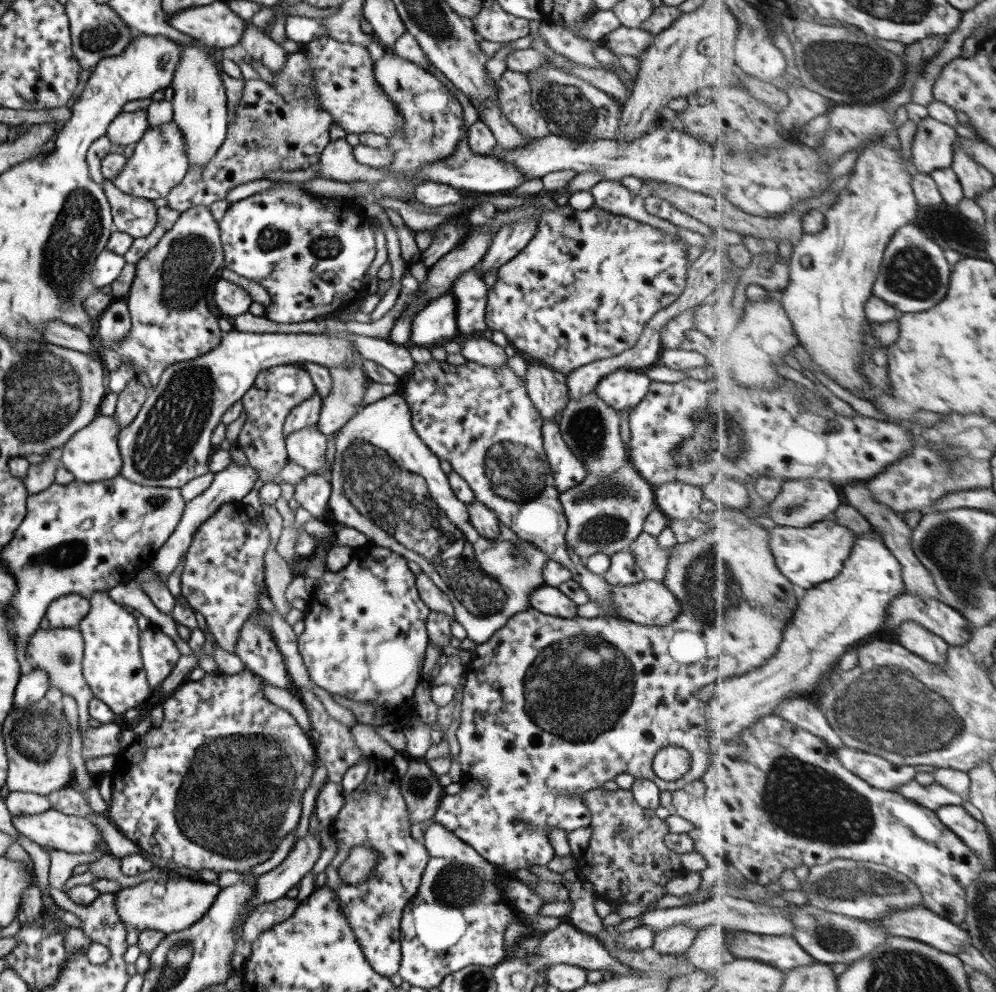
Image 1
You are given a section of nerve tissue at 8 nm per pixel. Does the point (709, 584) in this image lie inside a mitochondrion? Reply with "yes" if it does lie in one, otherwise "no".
yes

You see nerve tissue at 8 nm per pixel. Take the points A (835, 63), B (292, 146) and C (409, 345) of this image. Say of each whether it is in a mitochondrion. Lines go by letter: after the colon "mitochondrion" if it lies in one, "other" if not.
A: mitochondrion
B: other
C: other

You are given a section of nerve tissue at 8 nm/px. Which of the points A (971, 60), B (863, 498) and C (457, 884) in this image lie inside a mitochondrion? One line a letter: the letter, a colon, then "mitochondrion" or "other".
A: other
B: other
C: mitochondrion

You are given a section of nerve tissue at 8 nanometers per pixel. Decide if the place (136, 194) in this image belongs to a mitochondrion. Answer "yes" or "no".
no

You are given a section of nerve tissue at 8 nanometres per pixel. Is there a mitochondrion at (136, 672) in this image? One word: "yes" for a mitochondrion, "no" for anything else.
no

